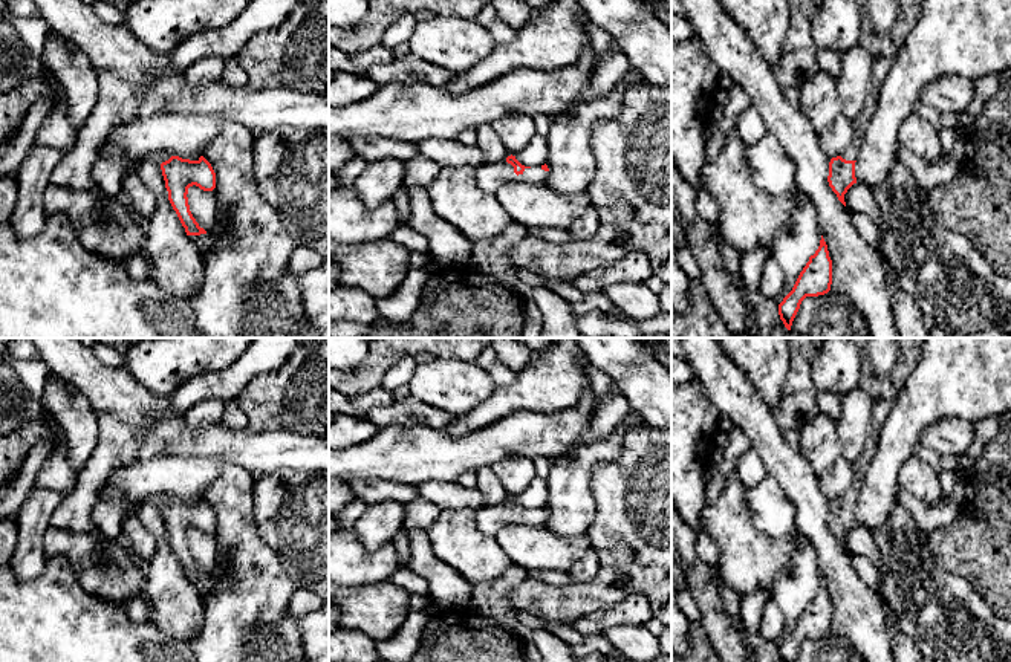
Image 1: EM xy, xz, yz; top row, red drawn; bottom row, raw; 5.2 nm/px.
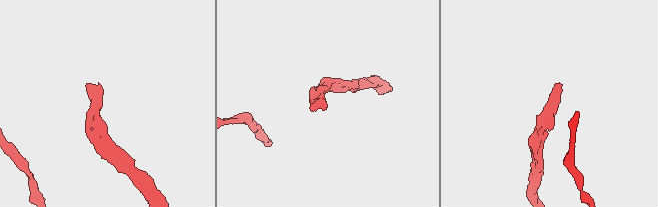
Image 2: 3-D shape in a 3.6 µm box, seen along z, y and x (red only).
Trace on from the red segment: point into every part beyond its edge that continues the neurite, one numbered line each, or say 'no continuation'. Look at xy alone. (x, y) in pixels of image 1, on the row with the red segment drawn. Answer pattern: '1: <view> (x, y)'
1: xy (155, 156)

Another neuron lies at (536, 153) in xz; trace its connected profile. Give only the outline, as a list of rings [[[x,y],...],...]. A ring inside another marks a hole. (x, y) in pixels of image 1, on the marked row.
[[[534,135],[529,144],[519,153],[512,156],[525,167],[545,165],[549,154],[549,147],[546,144],[546,136]]]

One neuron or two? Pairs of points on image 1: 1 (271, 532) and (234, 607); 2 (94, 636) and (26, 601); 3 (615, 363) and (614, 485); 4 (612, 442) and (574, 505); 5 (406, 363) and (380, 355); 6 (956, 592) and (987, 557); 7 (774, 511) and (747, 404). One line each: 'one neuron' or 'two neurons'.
1: two neurons
2: one neuron
3: two neurons
4: one neuron
5: two neurons
6: two neurons
7: two neurons

